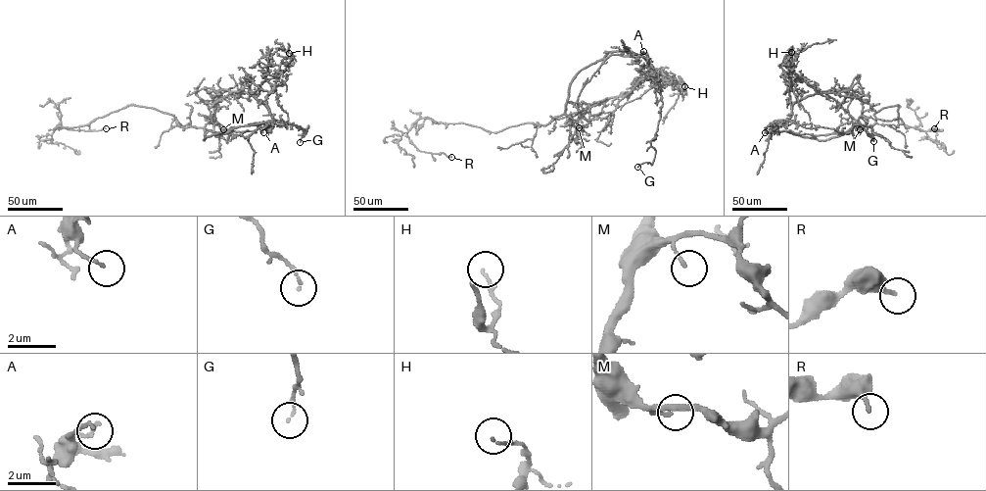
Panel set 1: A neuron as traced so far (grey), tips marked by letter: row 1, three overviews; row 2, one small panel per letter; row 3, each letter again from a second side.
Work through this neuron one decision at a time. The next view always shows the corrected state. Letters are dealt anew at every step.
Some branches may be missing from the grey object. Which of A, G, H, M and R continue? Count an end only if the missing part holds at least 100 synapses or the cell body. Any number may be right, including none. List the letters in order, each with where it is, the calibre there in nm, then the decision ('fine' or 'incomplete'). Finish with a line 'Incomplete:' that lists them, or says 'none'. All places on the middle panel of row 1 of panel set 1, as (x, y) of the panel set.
A: at (643, 51); 110 nm thick; fine
G: at (637, 167); 100 nm thick; fine
H: at (684, 86); 100 nm thick; fine
M: at (579, 127); 130 nm thick; fine
R: at (451, 157); 200 nm thick; fine
Incomplete: none

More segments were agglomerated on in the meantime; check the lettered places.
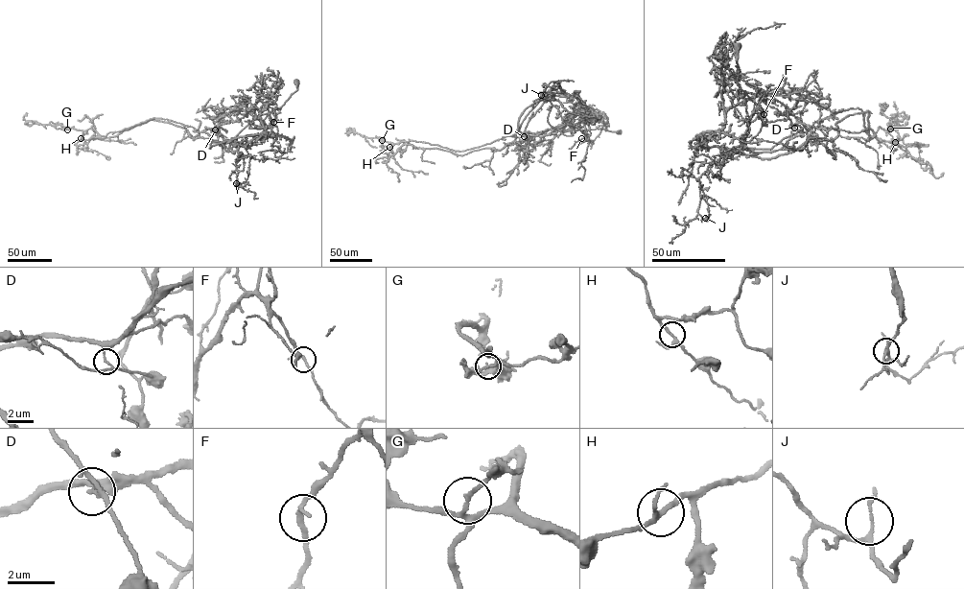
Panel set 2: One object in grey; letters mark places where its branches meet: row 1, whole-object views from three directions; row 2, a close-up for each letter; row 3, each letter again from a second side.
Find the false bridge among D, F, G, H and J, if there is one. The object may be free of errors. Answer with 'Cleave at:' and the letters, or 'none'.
Cleave at: D

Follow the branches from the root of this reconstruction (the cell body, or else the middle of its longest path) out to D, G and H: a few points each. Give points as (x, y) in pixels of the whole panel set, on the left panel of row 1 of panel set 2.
D: (295, 82), (297, 89), (283, 105), (255, 116), (236, 135), (235, 151), (226, 152), (201, 131), (215, 129)
G: (295, 82), (297, 89), (283, 105), (255, 116), (236, 135), (235, 151), (161, 118), (105, 136), (67, 129)
H: (295, 82), (283, 105), (236, 135), (235, 151), (161, 118), (105, 136), (89, 129), (81, 138)

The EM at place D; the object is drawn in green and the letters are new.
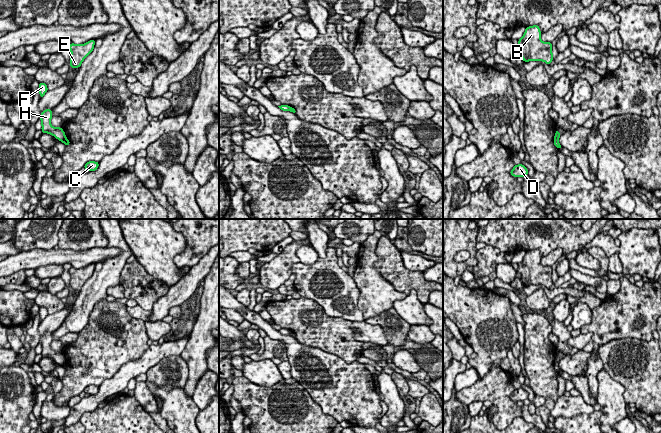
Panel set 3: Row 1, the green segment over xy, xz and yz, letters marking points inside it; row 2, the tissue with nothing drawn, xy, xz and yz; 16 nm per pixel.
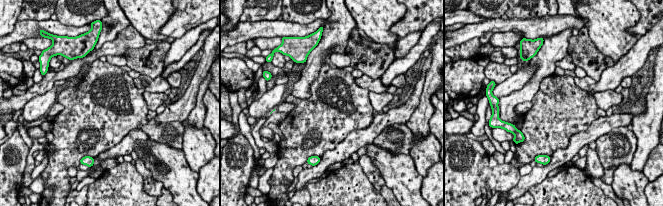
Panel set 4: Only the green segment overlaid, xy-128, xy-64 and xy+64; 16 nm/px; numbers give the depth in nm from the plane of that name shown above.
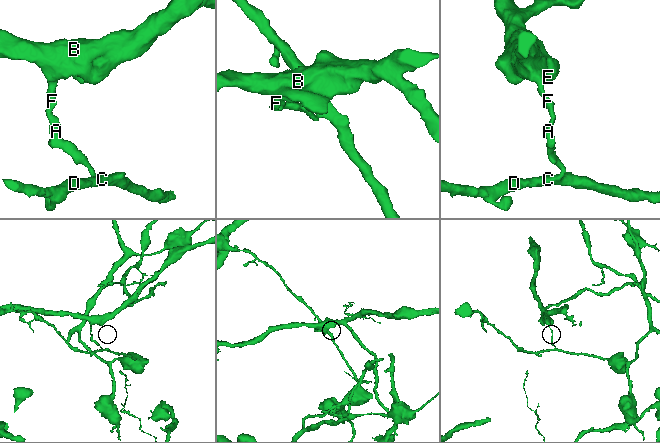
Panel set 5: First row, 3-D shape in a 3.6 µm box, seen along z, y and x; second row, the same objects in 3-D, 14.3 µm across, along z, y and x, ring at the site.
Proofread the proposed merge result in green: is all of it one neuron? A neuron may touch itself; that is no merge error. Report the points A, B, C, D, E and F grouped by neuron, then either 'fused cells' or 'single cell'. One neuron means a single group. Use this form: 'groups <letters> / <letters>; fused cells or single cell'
groups A B E F / C D; fused cells

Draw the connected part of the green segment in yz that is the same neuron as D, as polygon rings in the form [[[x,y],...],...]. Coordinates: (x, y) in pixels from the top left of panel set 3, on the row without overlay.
[[[518,388],[513,391],[510,398],[514,401],[524,401],[528,399],[528,393],[524,389]]]

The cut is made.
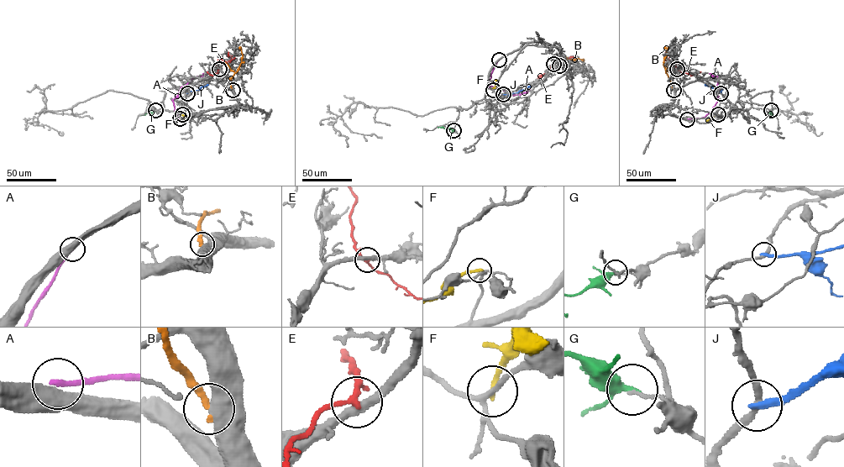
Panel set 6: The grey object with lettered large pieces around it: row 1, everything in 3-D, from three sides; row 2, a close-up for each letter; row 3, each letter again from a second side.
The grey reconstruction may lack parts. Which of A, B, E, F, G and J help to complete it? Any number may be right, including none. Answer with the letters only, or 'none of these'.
none of these

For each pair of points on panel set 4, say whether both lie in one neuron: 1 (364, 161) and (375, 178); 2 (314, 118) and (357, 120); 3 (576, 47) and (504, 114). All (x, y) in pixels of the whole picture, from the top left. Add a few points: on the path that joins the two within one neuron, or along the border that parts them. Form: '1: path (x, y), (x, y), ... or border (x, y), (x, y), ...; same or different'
1: path (367, 165), (373, 174); same
2: path (325, 118), (346, 117); same
3: border (572, 35), (568, 39), (567, 53); different

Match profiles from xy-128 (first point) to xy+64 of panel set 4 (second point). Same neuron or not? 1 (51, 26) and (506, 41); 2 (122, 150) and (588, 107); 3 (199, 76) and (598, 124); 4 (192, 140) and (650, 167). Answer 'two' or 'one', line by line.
1: two
2: two
3: one
4: one

